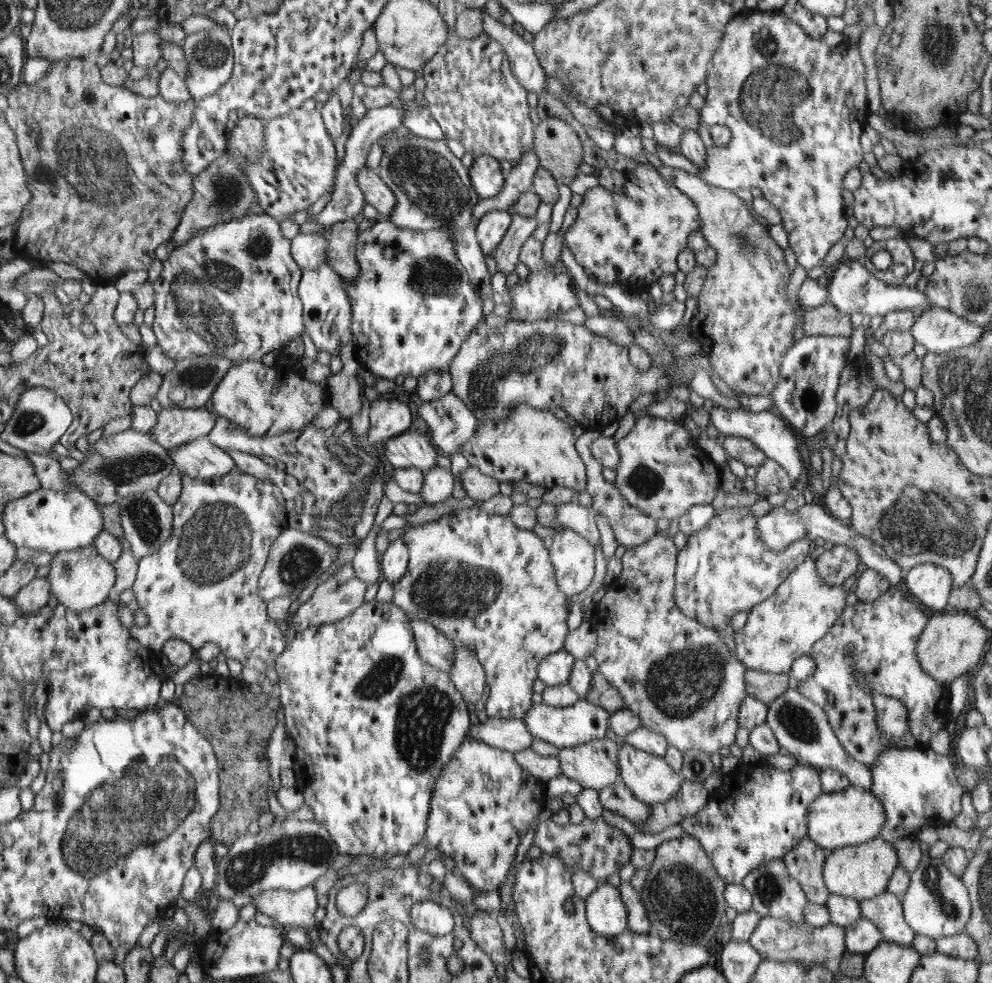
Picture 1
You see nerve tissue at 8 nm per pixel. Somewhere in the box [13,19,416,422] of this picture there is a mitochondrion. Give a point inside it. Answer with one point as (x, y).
(85, 160)

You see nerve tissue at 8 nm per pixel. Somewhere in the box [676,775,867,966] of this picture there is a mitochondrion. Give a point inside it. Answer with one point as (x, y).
(768, 888)

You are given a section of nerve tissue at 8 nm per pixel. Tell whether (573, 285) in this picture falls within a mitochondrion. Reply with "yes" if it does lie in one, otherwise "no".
no

